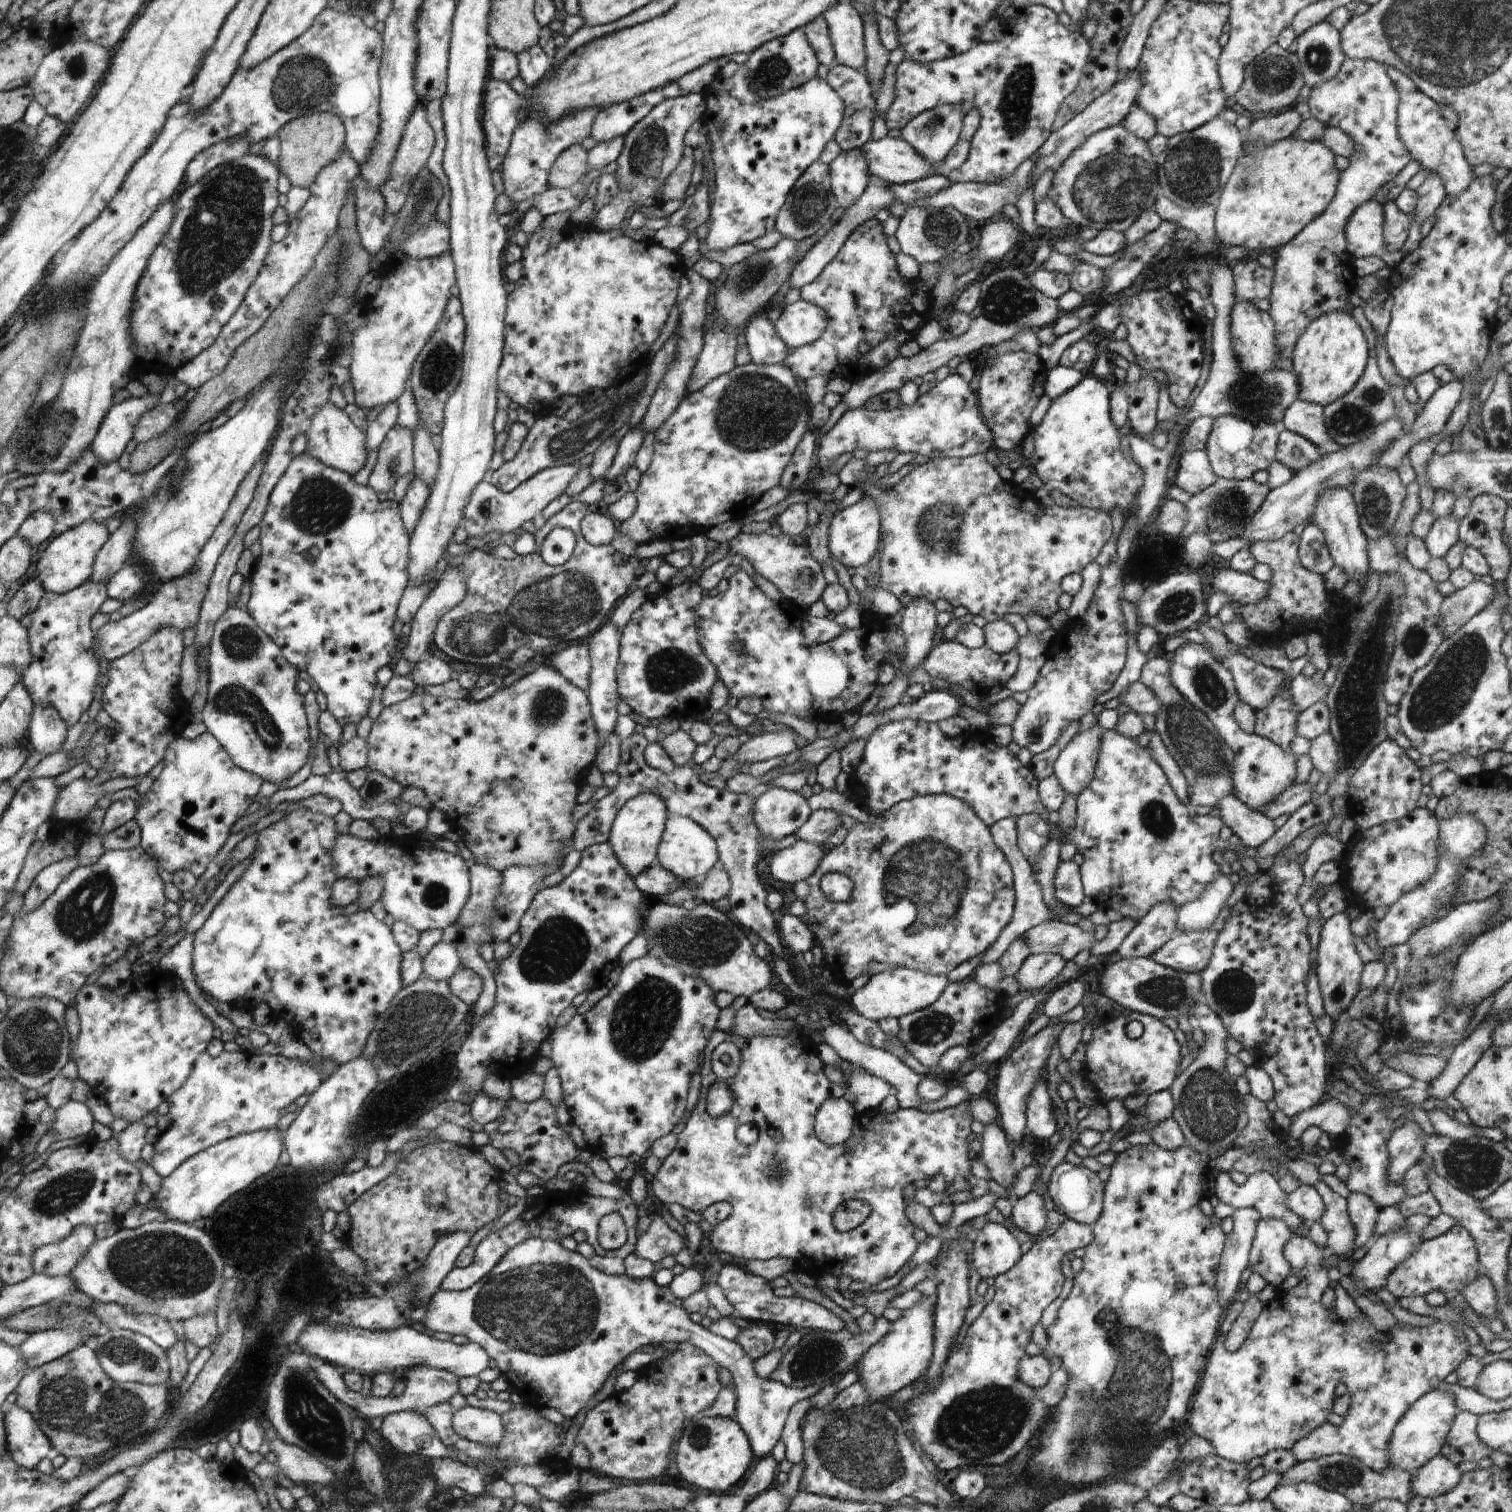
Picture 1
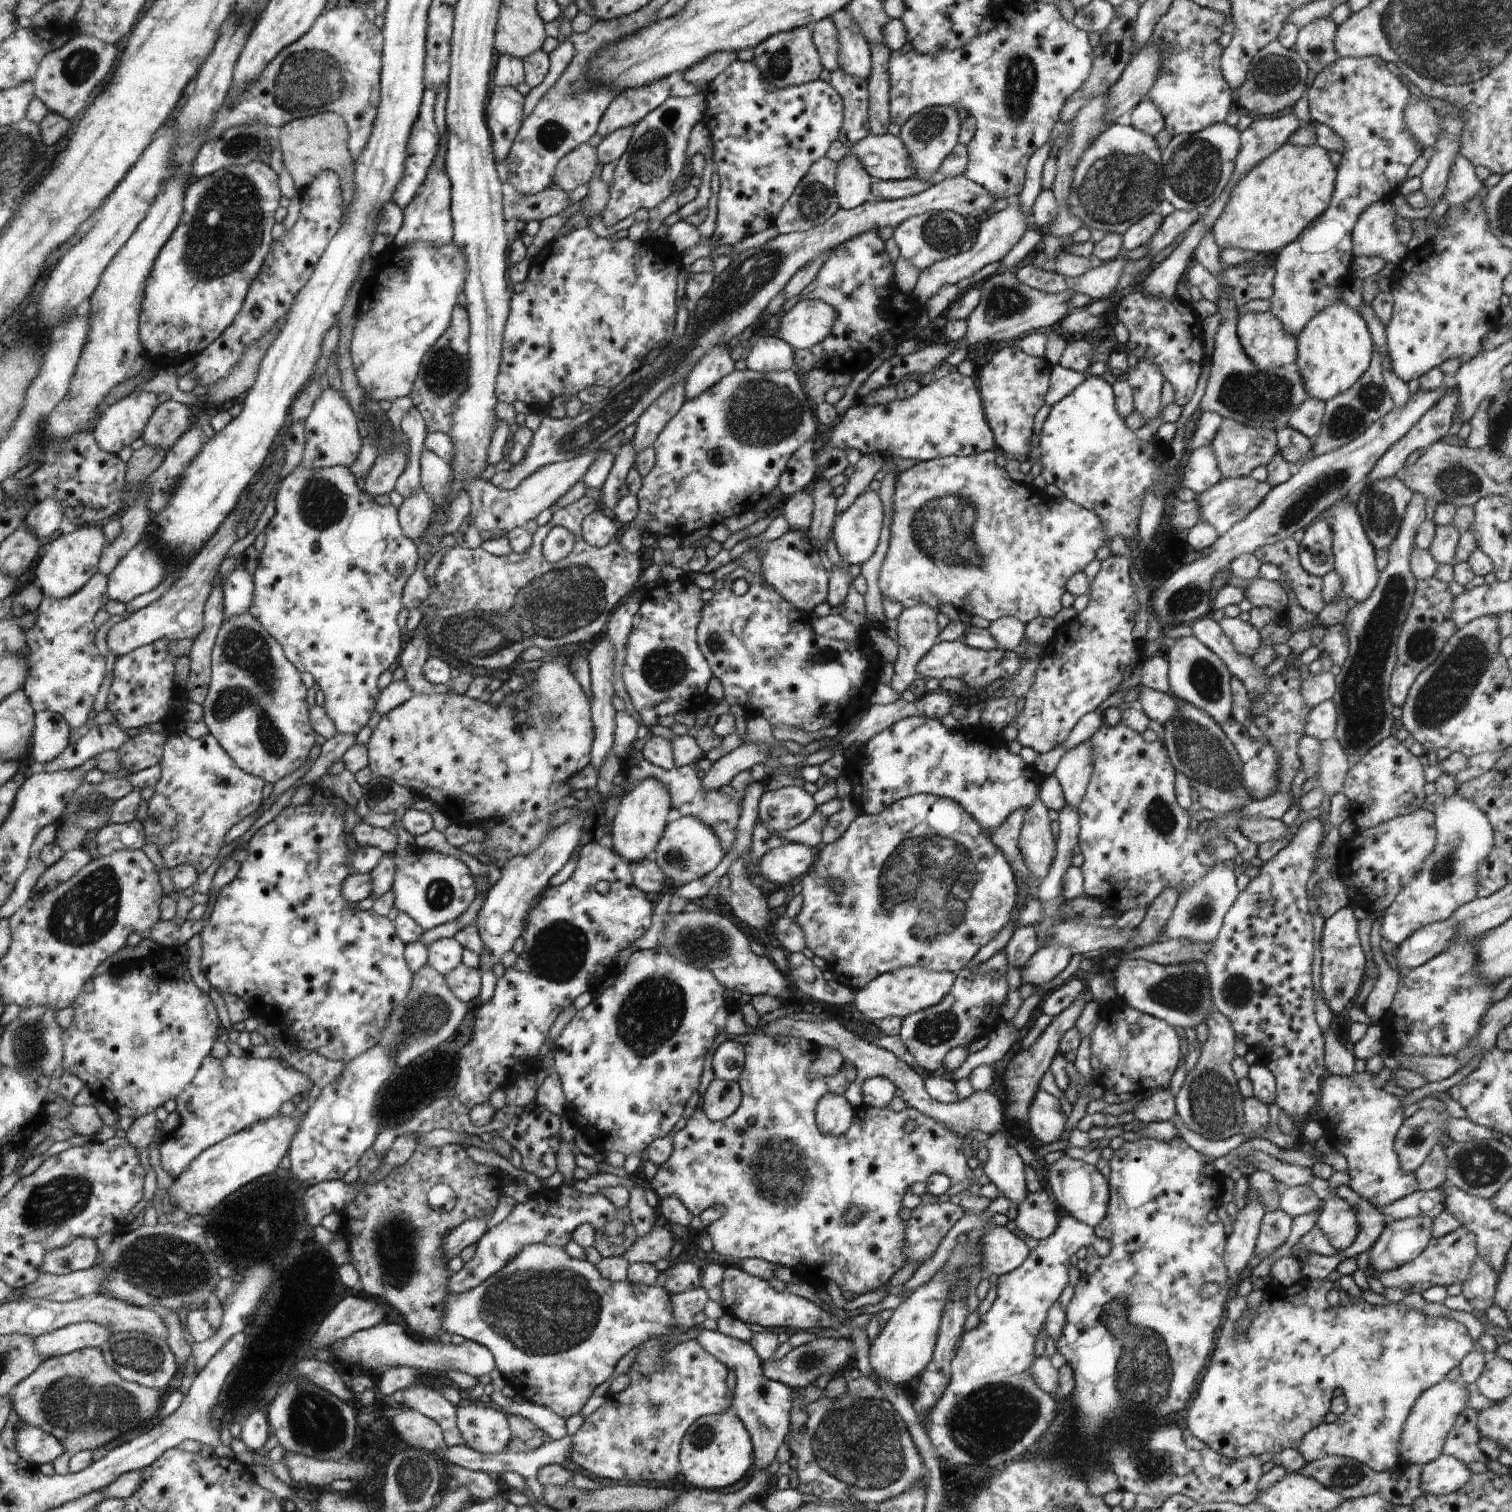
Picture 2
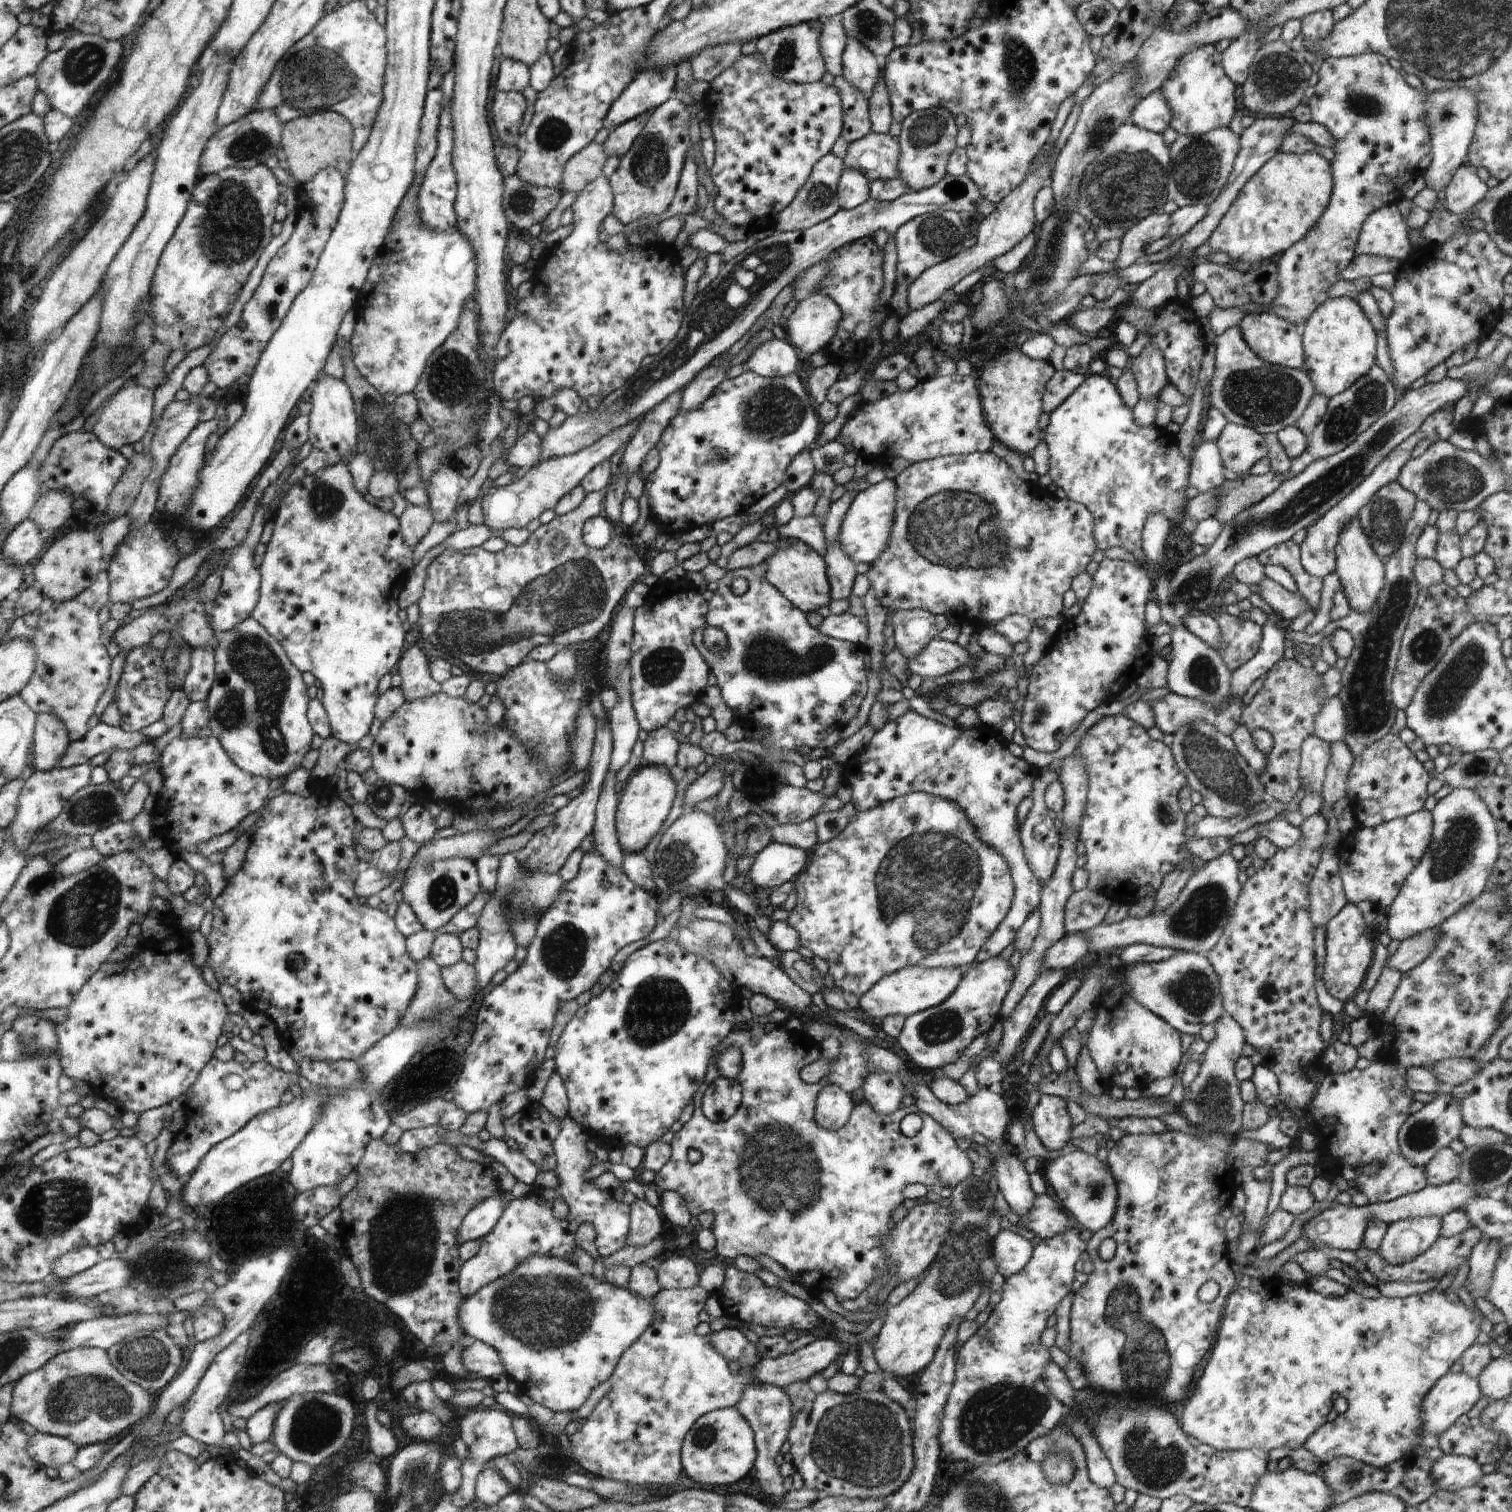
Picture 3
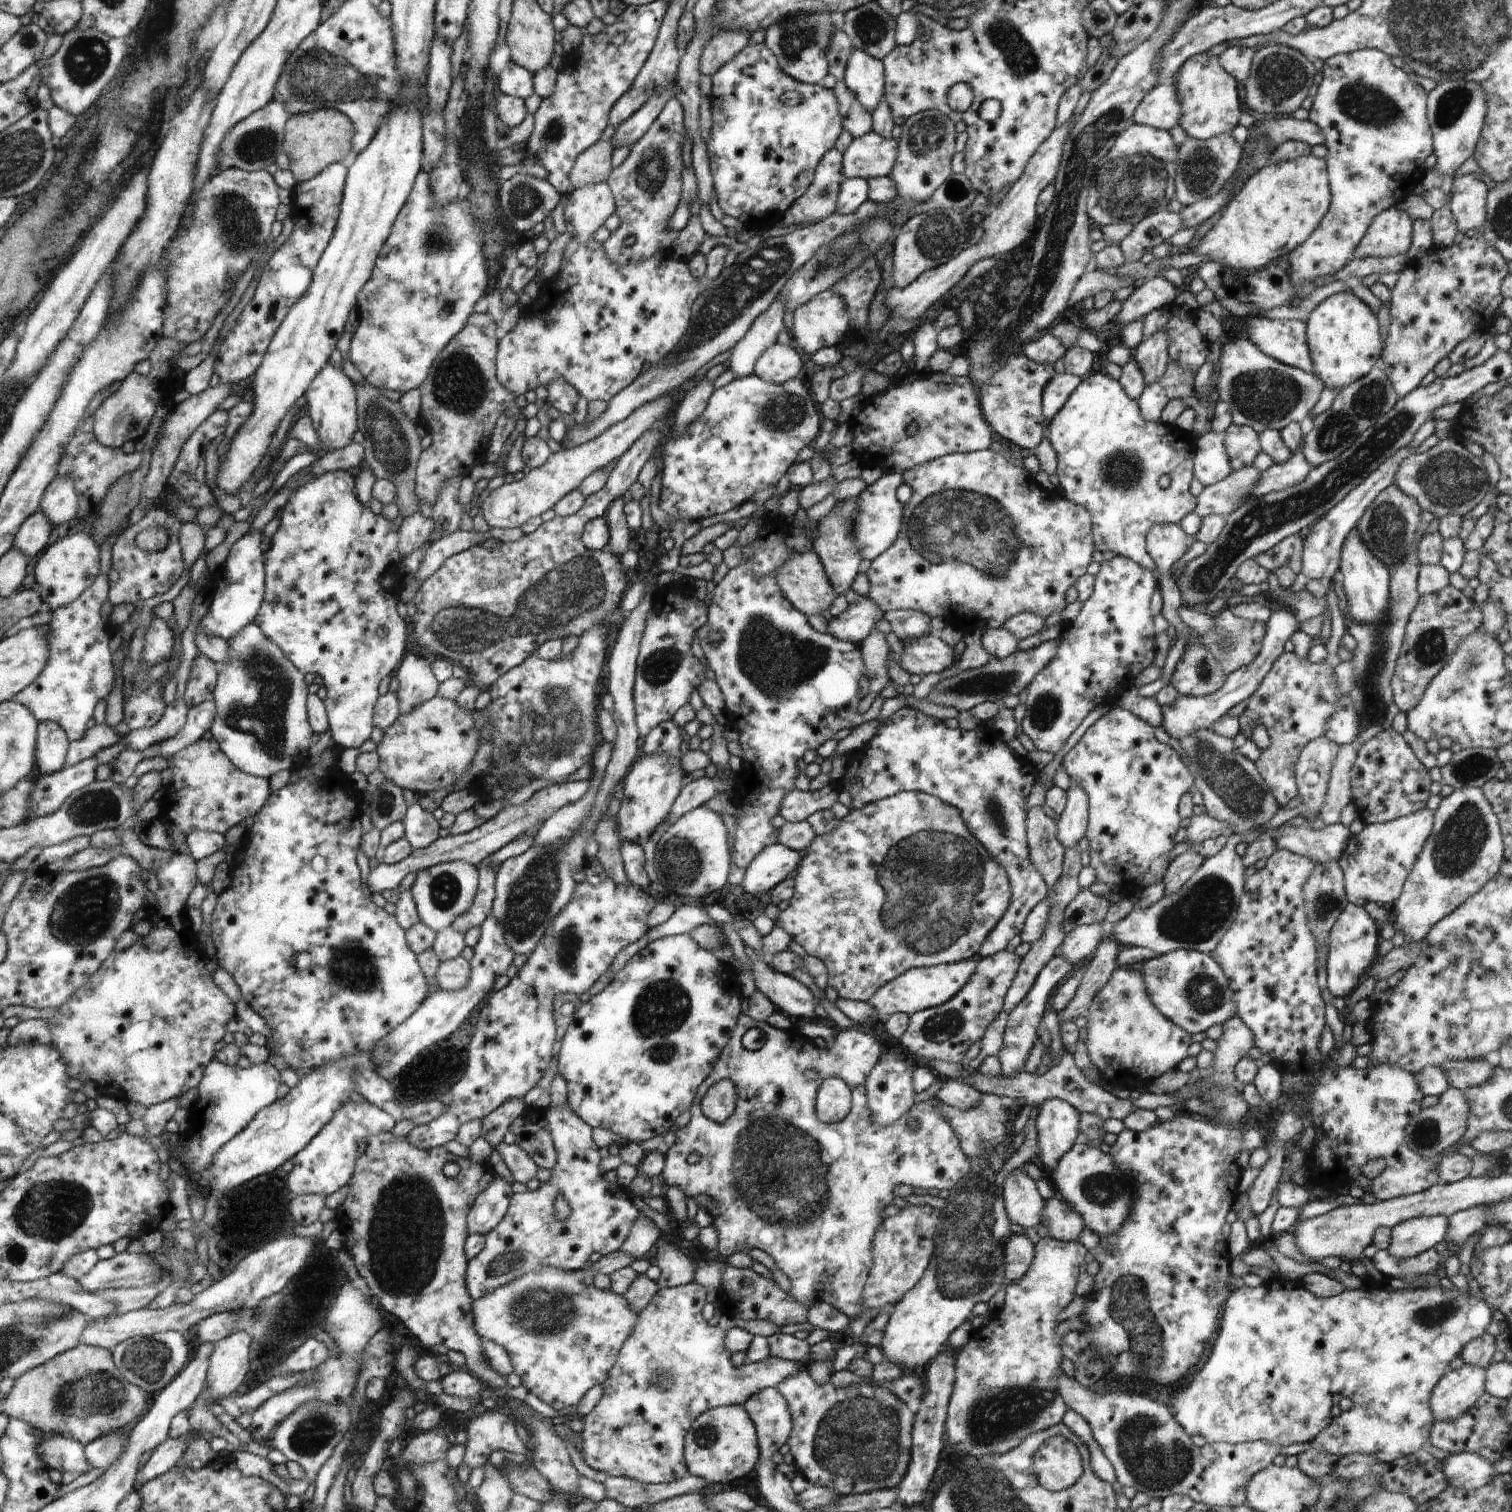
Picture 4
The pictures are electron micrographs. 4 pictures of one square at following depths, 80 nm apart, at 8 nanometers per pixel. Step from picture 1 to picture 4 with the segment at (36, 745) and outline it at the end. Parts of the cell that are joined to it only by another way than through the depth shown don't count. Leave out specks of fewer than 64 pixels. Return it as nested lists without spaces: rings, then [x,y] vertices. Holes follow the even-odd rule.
[[[56,722],[40,724],[36,764],[43,775],[56,773],[66,766],[68,739],[66,731]]]

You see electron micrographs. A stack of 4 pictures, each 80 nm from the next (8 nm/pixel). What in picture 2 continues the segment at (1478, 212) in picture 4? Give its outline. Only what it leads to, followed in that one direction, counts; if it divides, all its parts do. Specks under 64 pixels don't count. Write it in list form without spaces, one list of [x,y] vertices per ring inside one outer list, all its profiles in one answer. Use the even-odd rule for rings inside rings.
[[[1456,155],[1448,173],[1447,189],[1443,194],[1444,200],[1450,207],[1464,206],[1484,184],[1474,173],[1475,166],[1462,155]]]

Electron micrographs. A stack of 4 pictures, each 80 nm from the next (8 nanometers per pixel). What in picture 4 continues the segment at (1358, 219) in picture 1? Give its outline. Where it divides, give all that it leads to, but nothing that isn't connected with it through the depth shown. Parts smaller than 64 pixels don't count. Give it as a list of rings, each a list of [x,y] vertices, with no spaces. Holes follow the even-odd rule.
[[[1396,206],[1377,214],[1368,225],[1353,258],[1405,255],[1410,248],[1413,222],[1406,211]]]

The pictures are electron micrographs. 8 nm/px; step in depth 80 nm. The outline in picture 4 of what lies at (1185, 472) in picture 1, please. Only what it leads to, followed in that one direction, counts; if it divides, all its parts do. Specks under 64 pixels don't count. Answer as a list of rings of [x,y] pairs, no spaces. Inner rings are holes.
[[[1209,432],[1195,440],[1197,451],[1193,462],[1193,478],[1202,486],[1216,484],[1233,471],[1224,446],[1224,435],[1225,432]]]

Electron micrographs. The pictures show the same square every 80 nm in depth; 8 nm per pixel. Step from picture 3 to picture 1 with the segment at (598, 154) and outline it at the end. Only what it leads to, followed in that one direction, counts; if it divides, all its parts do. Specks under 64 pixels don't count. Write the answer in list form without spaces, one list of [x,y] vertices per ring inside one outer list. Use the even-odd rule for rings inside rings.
[[[572,145],[555,161],[549,174],[549,186],[565,189],[581,182],[588,172],[588,153],[582,145]]]

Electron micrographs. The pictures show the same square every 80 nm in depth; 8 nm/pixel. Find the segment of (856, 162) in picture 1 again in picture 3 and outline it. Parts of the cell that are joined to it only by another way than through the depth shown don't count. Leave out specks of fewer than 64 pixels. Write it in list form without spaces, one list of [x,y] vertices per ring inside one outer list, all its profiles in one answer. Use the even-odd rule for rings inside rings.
[[[844,168],[837,186],[840,208],[853,209],[870,199],[870,183],[858,169]]]

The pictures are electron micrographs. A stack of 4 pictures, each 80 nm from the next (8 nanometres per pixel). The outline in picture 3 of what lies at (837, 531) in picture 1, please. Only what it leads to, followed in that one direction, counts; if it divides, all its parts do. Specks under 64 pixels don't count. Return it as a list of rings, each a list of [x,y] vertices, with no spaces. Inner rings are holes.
[[[884,479],[879,483],[869,485],[853,498],[849,512],[843,518],[838,538],[844,554],[849,556],[856,565],[871,565],[886,548],[895,518],[896,493],[895,480]]]

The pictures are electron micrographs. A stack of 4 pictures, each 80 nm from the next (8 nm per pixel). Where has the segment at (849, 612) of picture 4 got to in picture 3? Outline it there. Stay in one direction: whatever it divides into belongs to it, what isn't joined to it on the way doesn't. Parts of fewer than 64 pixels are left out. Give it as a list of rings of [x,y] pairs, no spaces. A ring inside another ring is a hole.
[[[847,611],[843,614],[831,614],[823,618],[816,629],[827,637],[844,642],[848,641],[859,649],[867,640],[869,632],[866,624],[860,620],[860,617],[852,615]]]

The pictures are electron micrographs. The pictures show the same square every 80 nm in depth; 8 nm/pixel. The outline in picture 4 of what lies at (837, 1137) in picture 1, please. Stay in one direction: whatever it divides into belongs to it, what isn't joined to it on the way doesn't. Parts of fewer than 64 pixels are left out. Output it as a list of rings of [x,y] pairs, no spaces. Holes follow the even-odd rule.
[[[839,1077],[825,1078],[815,1098],[815,1113],[823,1123],[840,1122],[849,1112],[854,1094]]]

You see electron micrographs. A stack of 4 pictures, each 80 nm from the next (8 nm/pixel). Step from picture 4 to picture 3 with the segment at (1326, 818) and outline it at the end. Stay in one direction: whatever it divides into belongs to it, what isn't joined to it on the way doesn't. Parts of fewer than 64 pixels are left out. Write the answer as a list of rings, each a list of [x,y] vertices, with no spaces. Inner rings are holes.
[[[1336,741],[1331,744],[1330,762],[1325,770],[1320,793],[1324,805],[1328,804],[1332,810],[1333,804],[1345,796],[1345,784],[1354,762],[1352,753],[1344,741]]]

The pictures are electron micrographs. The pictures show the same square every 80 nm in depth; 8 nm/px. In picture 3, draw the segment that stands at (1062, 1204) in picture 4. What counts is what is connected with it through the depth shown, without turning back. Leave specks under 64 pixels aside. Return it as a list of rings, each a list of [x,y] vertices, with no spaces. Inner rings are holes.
[[[1048,1193],[1036,1195],[1032,1208],[1024,1216],[1015,1221],[1024,1229],[1028,1229],[1036,1236],[1046,1240],[1064,1232],[1072,1226],[1074,1218],[1068,1218],[1063,1206],[1053,1200]]]

